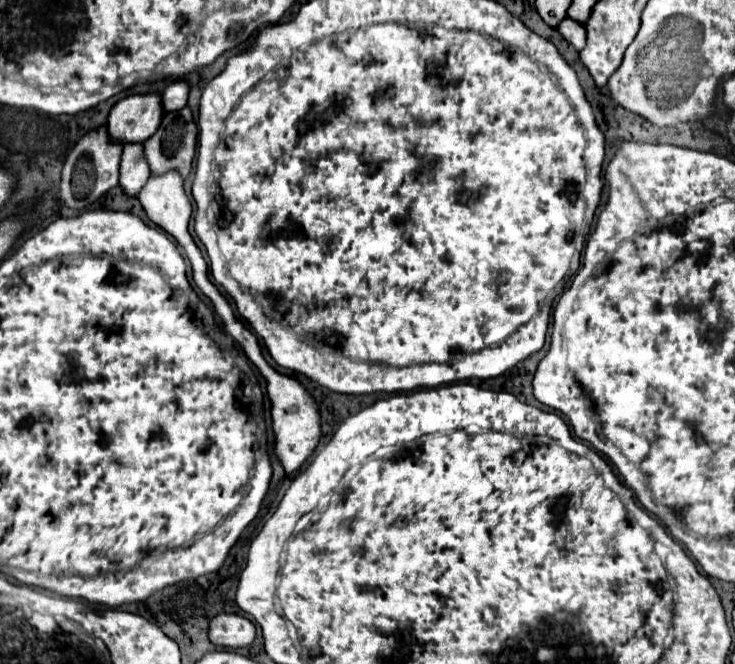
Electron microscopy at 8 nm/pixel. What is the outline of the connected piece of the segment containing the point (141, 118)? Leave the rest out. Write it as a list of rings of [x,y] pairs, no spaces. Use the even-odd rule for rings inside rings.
[[[161,93],[129,95],[113,105],[107,129],[115,141],[143,143],[157,131],[163,117]]]

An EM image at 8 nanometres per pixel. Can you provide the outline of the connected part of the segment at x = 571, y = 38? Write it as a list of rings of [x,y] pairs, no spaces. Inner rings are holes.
[[[565,17],[565,21],[559,23],[557,31],[559,31],[577,51],[581,51],[581,49],[585,47],[585,39],[587,39],[585,27],[583,27],[581,23],[577,23],[577,21],[571,21],[571,17]]]

